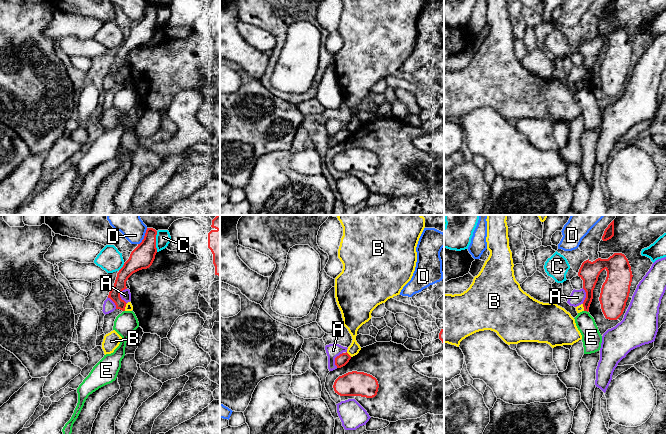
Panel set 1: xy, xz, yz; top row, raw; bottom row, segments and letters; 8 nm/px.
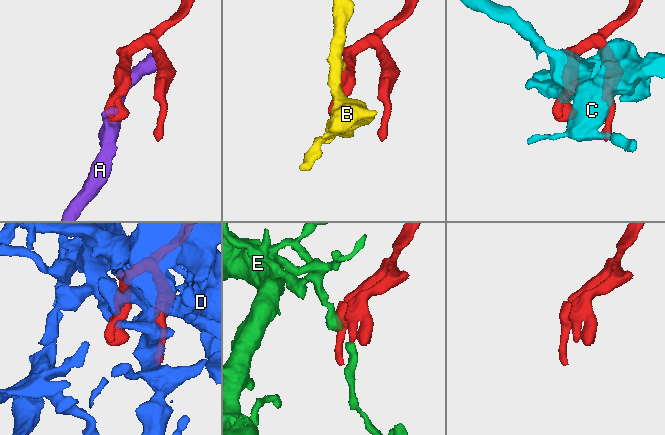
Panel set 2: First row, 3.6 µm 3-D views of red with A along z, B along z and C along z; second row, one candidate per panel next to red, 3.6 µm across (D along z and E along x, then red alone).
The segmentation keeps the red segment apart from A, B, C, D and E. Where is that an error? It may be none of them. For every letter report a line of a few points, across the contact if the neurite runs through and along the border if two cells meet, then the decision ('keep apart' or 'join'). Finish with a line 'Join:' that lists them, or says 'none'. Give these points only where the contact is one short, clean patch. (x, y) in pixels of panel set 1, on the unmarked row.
A: line xy (125, 64), (120, 69), (120, 73), (126, 79); keep apart
B: line xz (346, 128), (351, 132); keep apart
C: keep apart
D: line xy (147, 4), (144, 14), (138, 20); keep apart
E: line yz (584, 86), (587, 88); keep apart
Join: none

